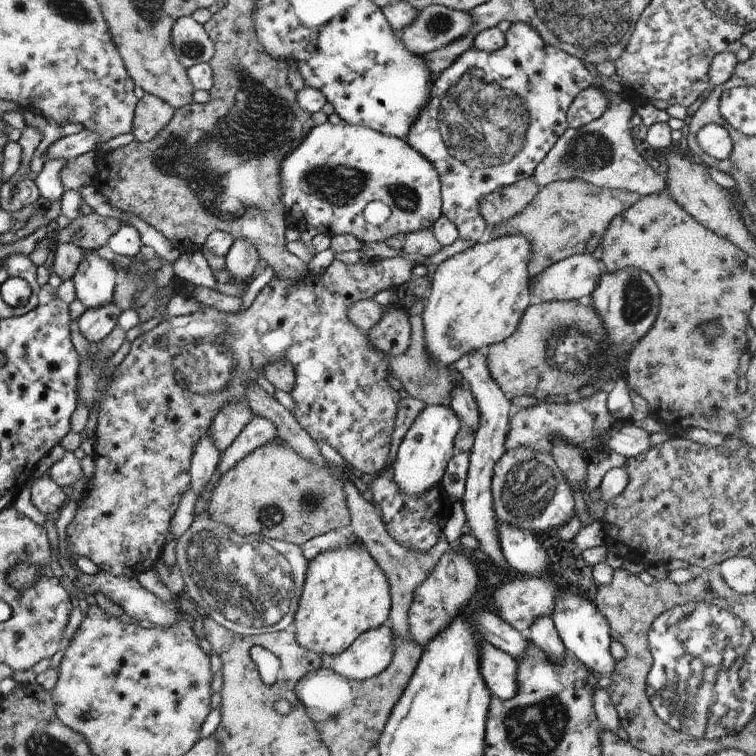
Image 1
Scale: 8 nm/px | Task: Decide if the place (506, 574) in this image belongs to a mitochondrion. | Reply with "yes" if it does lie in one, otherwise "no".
no

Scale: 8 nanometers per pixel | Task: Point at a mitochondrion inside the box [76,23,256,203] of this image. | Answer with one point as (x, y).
(194, 49)

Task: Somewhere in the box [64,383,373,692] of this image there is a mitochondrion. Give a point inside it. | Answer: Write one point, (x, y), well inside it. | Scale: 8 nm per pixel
(251, 585)

